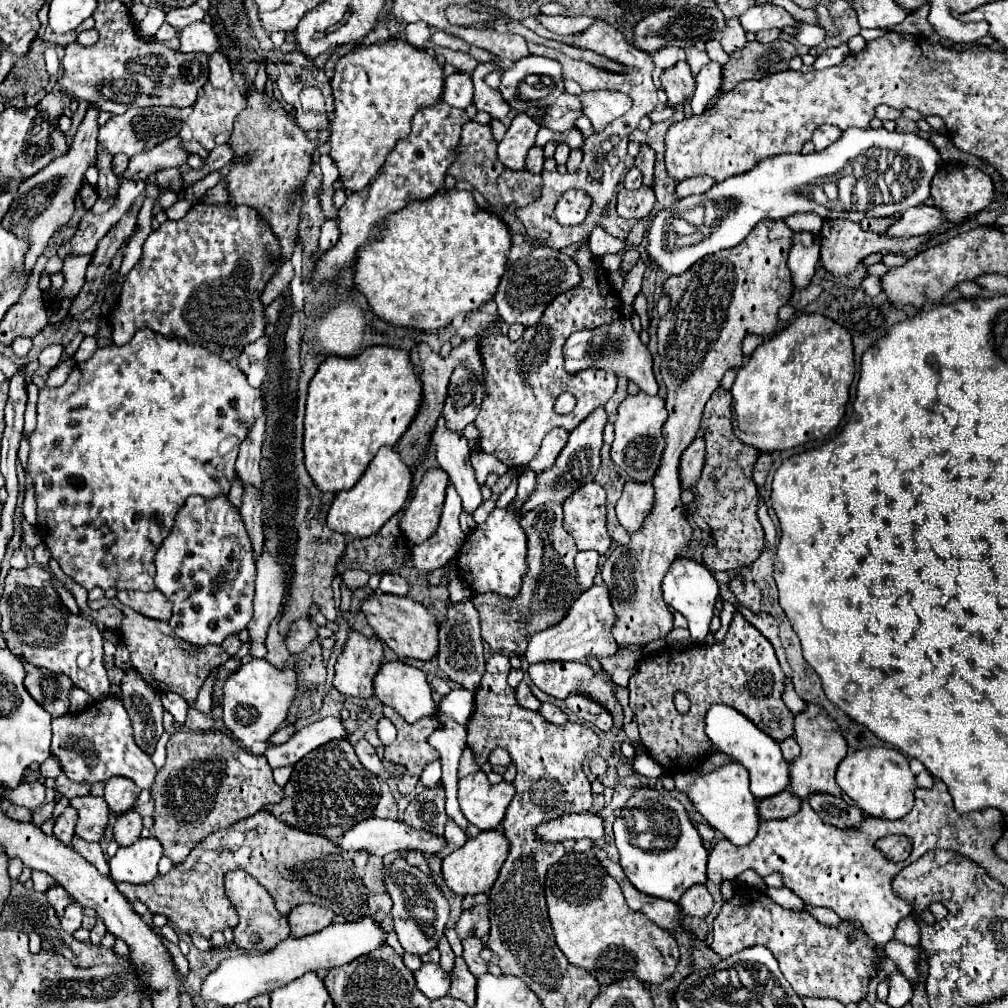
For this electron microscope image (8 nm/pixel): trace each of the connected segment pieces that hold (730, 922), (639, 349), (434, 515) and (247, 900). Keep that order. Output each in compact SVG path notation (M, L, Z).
M737 886L733 898L725 900L713 922L711 948L721 958L729 958L753 944L763 944L773 952L783 976L801 998L835 998L843 1004L851 1004L867 996L869 980L873 976L869 948L875 948L869 936L857 932L847 922L843 922L841 928L825 926L809 912L787 910L767 894L749 886Z
M617 318L609 324L603 324L595 330L579 330L573 332L565 342L565 372L567 374L579 374L589 368L597 370L609 370L613 374L623 374L631 382L635 382L643 392L657 394L657 382L653 376L653 360L647 350L647 346L641 342L639 334L633 330L633 324L629 318Z
M429 468L423 474L399 524L401 532L413 544L425 542L437 530L447 486L449 478L441 468Z
M241 870L227 872L225 874L225 894L239 912L239 924L235 926L233 932L235 932L235 944L241 950L267 952L291 936L291 926L289 926L287 916L283 916L275 908L275 902L269 896L269 892L257 880L253 880L247 872L241 872Z

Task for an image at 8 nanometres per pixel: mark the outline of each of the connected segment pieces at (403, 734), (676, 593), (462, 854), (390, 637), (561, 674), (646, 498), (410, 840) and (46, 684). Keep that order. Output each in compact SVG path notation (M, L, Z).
M385 706L383 714L397 728L397 740L385 748L385 760L393 764L403 764L407 768L405 776L399 780L399 792L411 794L415 790L419 772L423 772L429 762L439 758L437 750L427 744L427 736L437 728L439 722L435 716L427 716L409 724L391 706Z
M677 558L669 566L669 570L663 578L663 598L673 610L681 612L687 618L693 642L699 642L699 644L705 642L705 636L709 634L709 624L715 616L717 596L719 596L717 580L701 562L697 562L693 558Z
M497 830L481 832L479 836L469 838L459 850L443 858L443 866L441 866L443 882L459 896L489 892L489 888L495 884L499 876L499 870L507 858L507 852L509 852L509 840L503 834L499 834Z
M371 592L369 598L363 600L361 612L367 616L369 626L373 628L375 636L381 638L397 656L401 658L415 658L415 660L431 660L437 654L437 622L429 610L411 600L409 596L395 596L395 594L377 594Z
M535 664L529 666L529 676L537 688L555 698L567 698L569 692L589 692L589 696L607 704L615 726L623 724L623 710L613 696L613 686L605 674L593 676L587 664Z
M629 480L617 500L617 520L627 532L635 532L653 506L653 486L647 482Z
M369 818L361 824L355 824L349 832L345 832L345 836L341 836L341 840L339 840L339 846L343 846L345 850L367 850L375 856L385 856L391 852L409 852L409 850L417 850L421 854L437 854L439 850L443 850L447 846L447 840L445 840L445 836L437 836L423 828L411 828L397 820Z
M25 662L25 688L29 694L53 716L65 716L69 712L69 692L73 682L65 674L55 674L47 668L37 668Z

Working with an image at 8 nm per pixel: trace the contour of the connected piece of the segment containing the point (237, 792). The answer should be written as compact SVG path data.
M177 730L167 742L167 762L157 772L151 798L155 804L155 836L163 844L163 854L179 864L209 832L227 828L265 806L281 802L283 788L275 784L265 756L243 748L227 732Z

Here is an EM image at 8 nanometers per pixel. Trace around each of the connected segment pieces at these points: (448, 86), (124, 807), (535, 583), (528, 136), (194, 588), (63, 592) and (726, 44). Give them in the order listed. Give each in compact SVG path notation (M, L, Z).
M457 72L445 78L445 96L443 102L455 108L467 108L471 104L473 94L473 80L465 72Z
M113 776L105 782L105 800L113 814L123 814L133 808L141 788L133 784L133 780L125 776Z
M555 502L541 504L521 518L521 528L527 534L527 572L521 590L515 598L495 592L475 594L473 604L481 616L481 636L495 650L503 654L523 656L529 636L559 624L573 602L583 594L577 586L575 540L563 528L563 508Z
M519 112L511 120L511 126L503 142L497 148L499 160L513 170L525 168L525 156L527 156L527 150L533 146L537 132L539 132L539 126L533 122L533 118L527 116L525 112Z
M219 494L215 498L191 496L177 512L171 536L163 540L155 554L155 586L159 592L169 596L173 602L173 616L169 626L173 632L197 646L205 644L221 644L227 636L237 634L247 628L253 618L253 594L255 594L255 558L251 538L241 522L241 512L229 502L227 494Z
M59 586L57 588L57 594L61 596L61 600L63 600L63 604L73 612L73 614L79 614L79 606L77 606L77 602L75 602L75 596L73 596L73 592L71 590L67 590L65 586Z
M731 18L731 20L727 20L727 26L725 26L725 30L721 32L721 46L723 46L723 50L727 52L727 54L731 54L731 52L735 52L735 50L741 50L745 44L747 44L747 38L745 38L745 30L741 28L741 24L739 24L739 20L735 20L735 18Z

